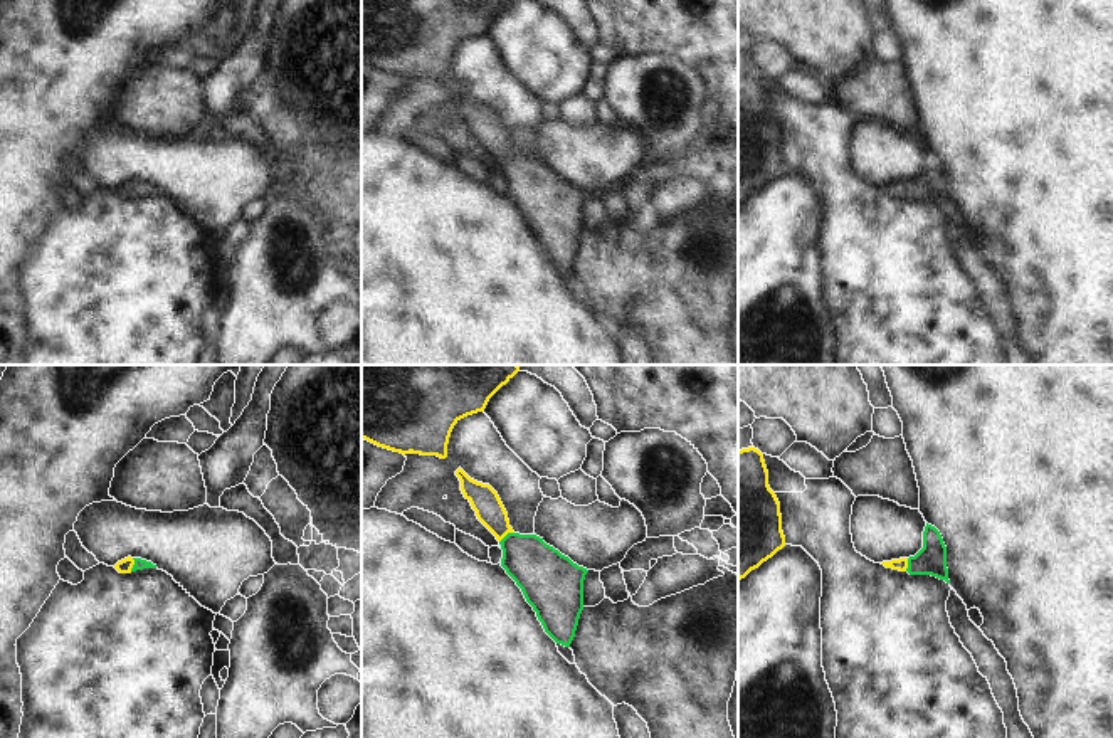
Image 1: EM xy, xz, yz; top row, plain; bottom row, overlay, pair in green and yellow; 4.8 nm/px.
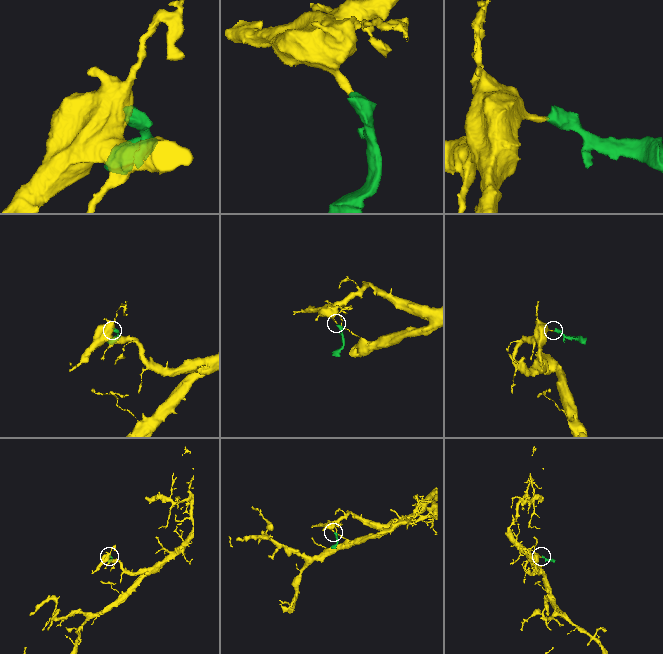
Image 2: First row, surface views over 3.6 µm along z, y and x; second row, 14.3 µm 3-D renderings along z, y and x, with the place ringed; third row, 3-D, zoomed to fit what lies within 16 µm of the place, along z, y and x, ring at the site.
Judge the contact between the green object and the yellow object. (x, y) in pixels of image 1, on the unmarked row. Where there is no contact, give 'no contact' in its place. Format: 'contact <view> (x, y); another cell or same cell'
contact xz (506, 158); same cell

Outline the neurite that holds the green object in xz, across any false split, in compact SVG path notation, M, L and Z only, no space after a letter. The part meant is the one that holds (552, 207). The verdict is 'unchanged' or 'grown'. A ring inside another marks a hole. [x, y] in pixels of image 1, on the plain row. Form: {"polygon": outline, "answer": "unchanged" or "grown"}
{"polygon": "M461 91L456 99L477 143L499 165L501 190L521 212L545 256L556 267L570 271L583 234L583 203L588 193L536 158L514 156L498 116L489 108L471 103Z", "answer": "grown"}

